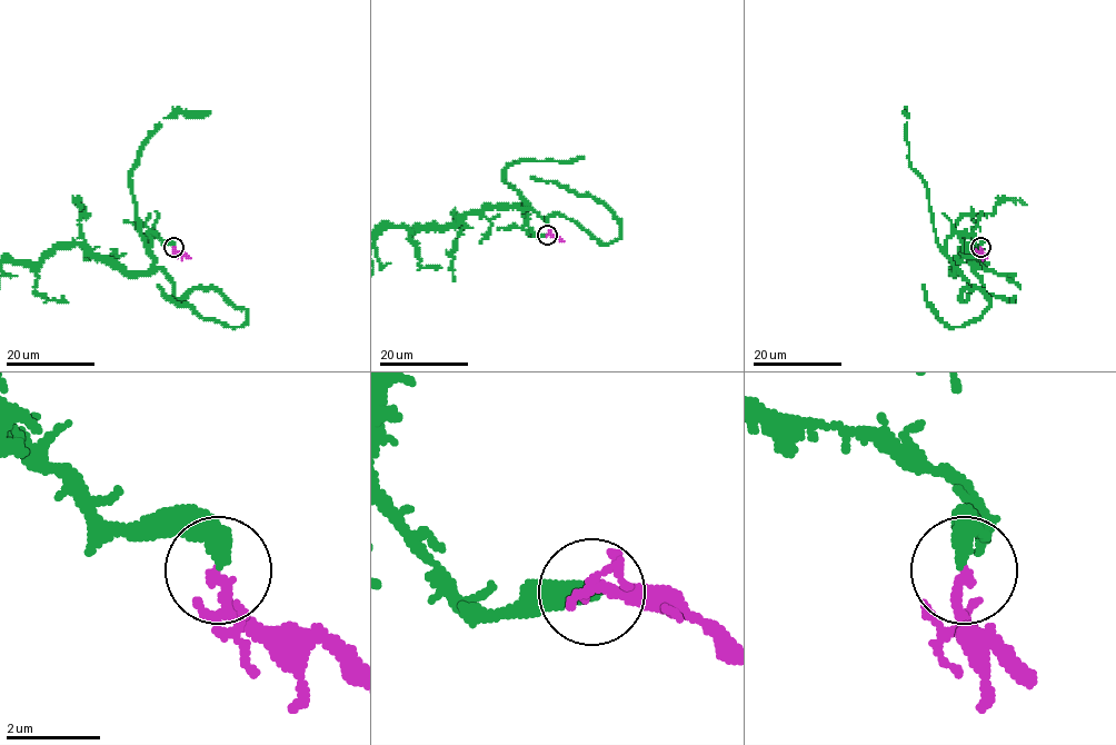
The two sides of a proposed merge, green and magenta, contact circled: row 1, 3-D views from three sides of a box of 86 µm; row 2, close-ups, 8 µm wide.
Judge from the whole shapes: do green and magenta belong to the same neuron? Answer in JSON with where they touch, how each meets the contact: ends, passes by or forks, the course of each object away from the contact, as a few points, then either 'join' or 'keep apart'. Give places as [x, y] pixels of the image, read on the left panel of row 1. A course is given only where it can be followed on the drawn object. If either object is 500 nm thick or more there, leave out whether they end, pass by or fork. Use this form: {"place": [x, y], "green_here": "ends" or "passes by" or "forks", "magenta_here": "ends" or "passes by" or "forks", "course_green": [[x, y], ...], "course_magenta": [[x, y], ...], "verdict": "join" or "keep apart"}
{"place": [173, 247], "green_here": "ends", "magenta_here": "forks", "course_green": [[175, 247], [149, 234], [147, 272], [78, 245], [35, 265], [6, 260]], "course_magenta": [[175, 247], [190, 258]], "verdict": "join"}

